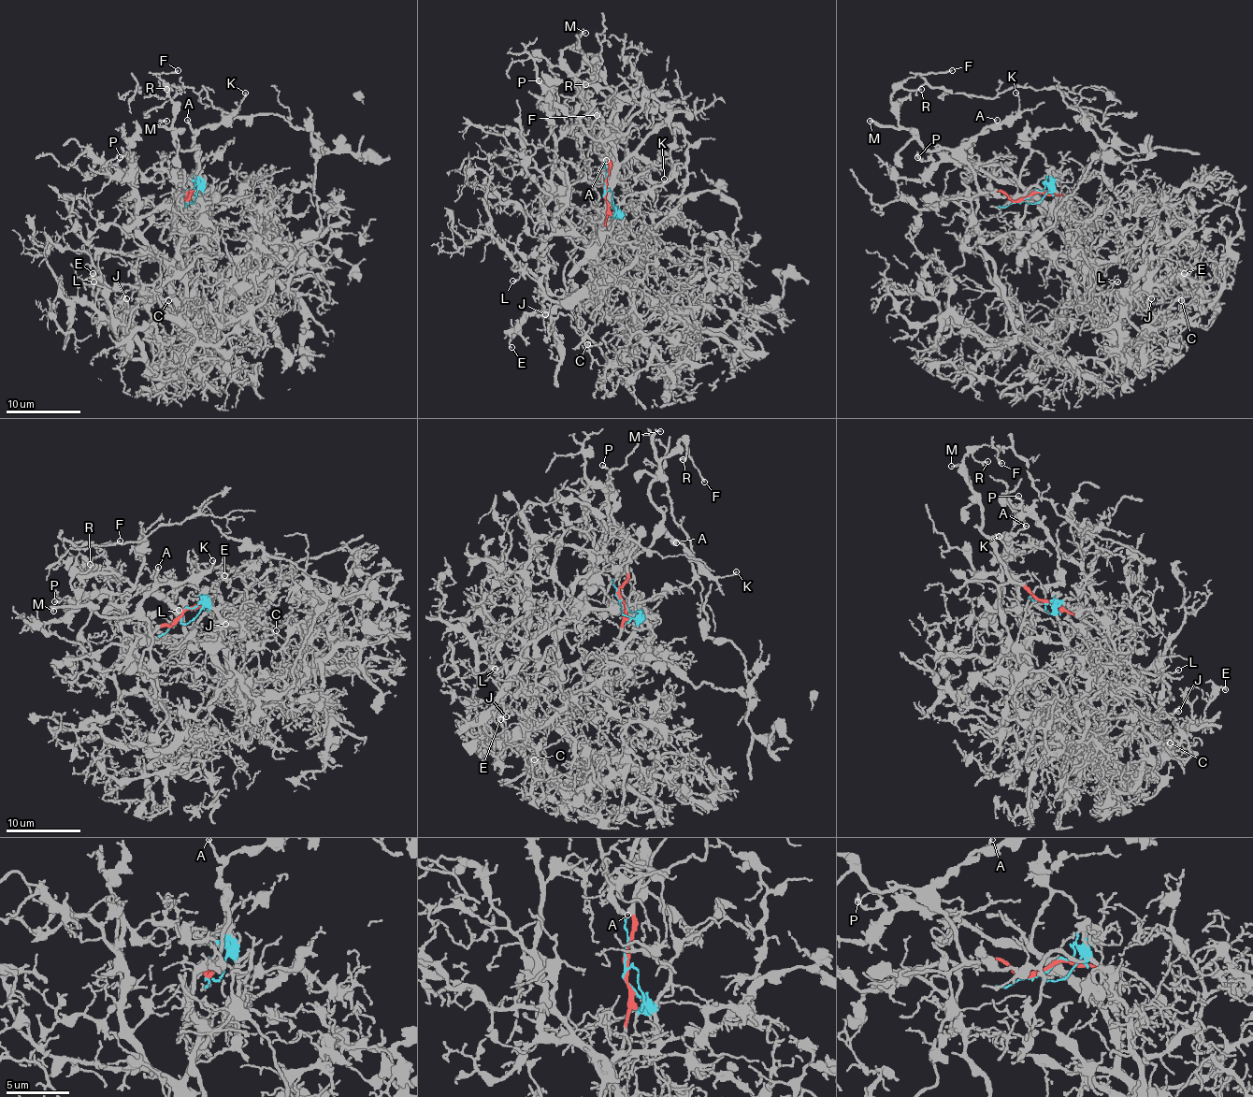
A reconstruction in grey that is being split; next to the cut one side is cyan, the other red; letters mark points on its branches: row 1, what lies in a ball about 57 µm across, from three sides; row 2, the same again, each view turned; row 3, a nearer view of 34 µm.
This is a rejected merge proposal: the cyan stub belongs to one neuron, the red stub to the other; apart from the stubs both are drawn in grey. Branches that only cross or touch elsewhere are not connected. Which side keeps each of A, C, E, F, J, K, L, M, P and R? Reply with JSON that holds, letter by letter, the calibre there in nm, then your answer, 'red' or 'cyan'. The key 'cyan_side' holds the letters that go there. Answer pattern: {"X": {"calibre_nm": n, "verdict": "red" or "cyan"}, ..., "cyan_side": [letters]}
{"A": {"calibre_nm": 180, "verdict": "red"}, "C": {"calibre_nm": 100, "verdict": "cyan"}, "E": {"calibre_nm": 140, "verdict": "cyan"}, "F": {"calibre_nm": 150, "verdict": "red"}, "J": {"calibre_nm": 150, "verdict": "cyan"}, "K": {"calibre_nm": 130, "verdict": "red"}, "L": {"calibre_nm": 150, "verdict": "cyan"}, "M": {"calibre_nm": 200, "verdict": "red"}, "P": {"calibre_nm": 180, "verdict": "cyan"}, "R": {"calibre_nm": 100, "verdict": "red"}, "cyan_side": ["C", "E", "J", "L", "P"]}

